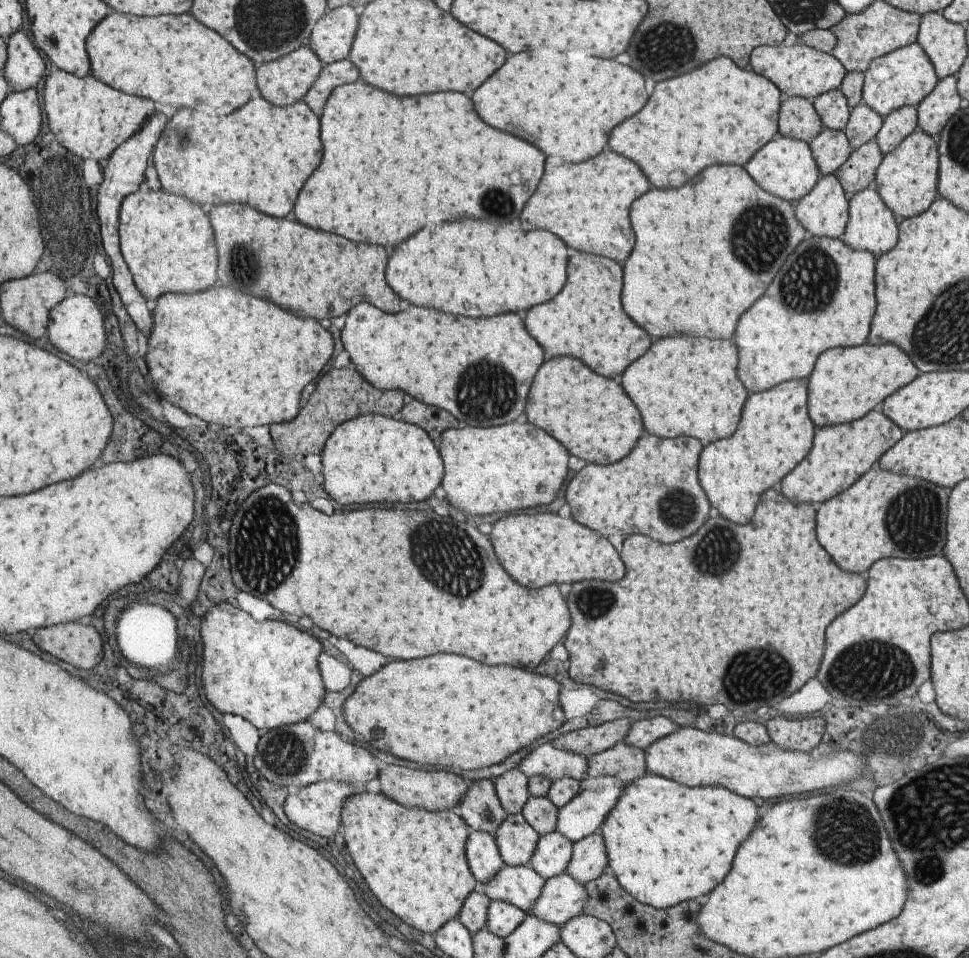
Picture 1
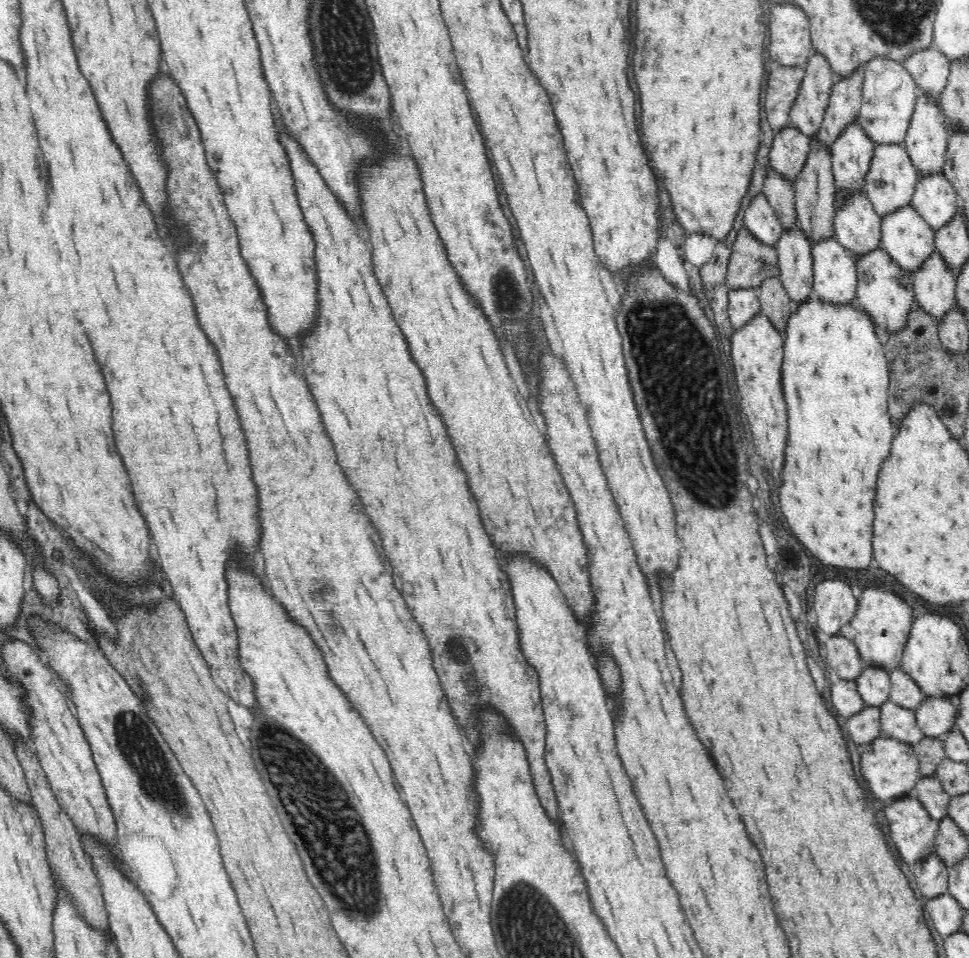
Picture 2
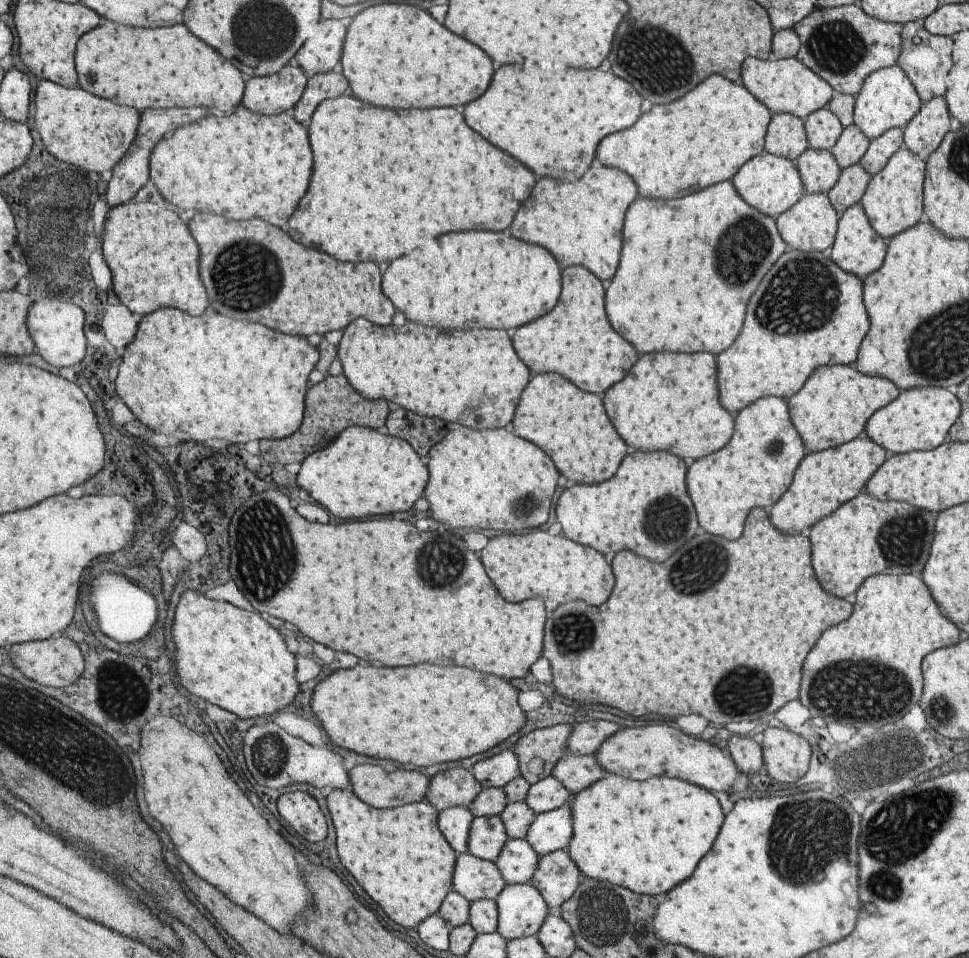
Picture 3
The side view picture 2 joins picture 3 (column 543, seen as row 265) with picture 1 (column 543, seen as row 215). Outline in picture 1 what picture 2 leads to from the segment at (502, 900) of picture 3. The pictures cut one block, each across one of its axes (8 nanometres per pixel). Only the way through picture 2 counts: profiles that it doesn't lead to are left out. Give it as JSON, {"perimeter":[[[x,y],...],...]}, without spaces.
{"perimeter":[[[558,874],[545,880],[544,888],[531,909],[524,912],[545,922],[560,926],[584,912],[588,891],[572,875]]]}

